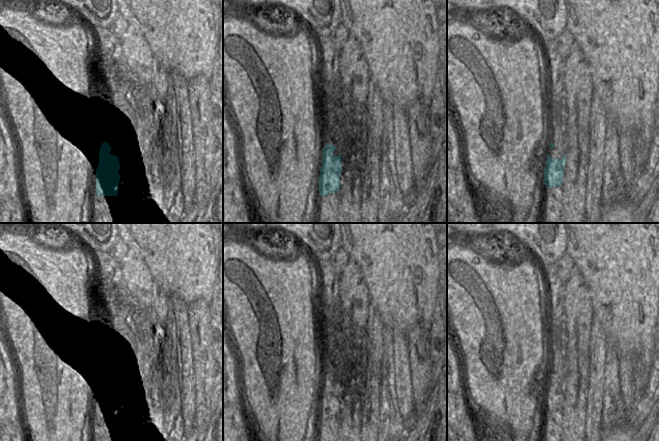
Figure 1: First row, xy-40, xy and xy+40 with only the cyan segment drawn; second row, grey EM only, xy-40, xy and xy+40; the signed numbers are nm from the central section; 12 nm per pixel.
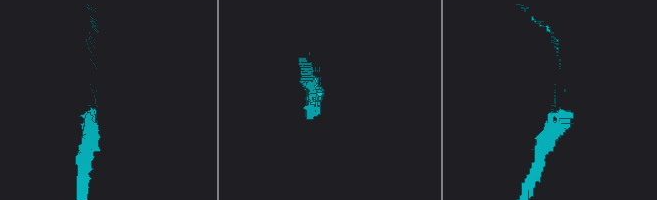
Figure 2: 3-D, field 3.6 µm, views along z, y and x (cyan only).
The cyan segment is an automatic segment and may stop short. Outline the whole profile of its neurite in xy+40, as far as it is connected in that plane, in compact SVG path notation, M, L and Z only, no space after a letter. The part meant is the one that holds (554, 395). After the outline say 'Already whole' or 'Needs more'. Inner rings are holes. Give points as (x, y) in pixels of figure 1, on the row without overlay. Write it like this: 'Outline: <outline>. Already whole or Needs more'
Outline: M554 264L548 265L544 271L548 286L548 295L550 296L550 327L551 327L551 363L550 372L544 393L544 408L548 412L562 410L564 401L564 389L566 387L566 360L563 357L563 349L559 338L556 336L557 328L566 327L566 313L564 311L564 283L559 279L555 272Z. Needs more

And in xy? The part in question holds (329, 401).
Outline: M328 357L327 368L323 373L323 385L319 397L319 420L338 417L342 396L342 373L337 373L335 360Z. Needs more

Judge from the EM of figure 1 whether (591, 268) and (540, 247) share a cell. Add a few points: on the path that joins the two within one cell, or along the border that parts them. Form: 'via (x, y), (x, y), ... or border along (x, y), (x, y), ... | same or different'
border along (565, 233), (566, 252) | different

